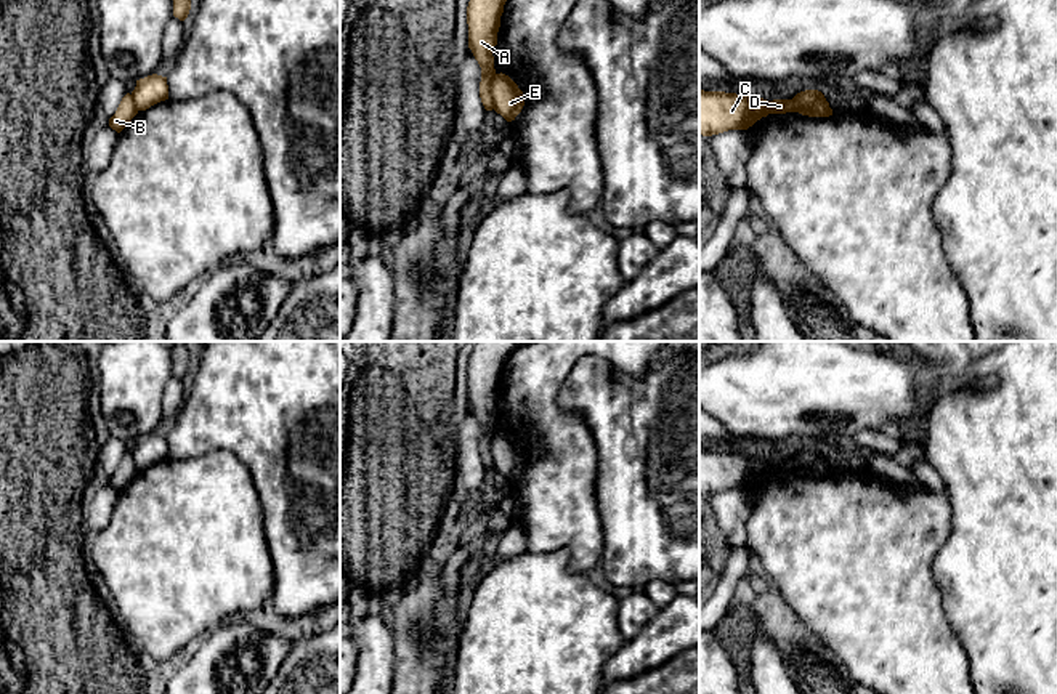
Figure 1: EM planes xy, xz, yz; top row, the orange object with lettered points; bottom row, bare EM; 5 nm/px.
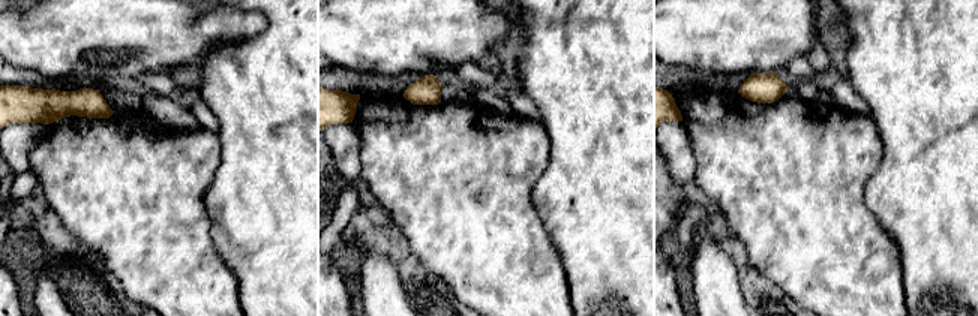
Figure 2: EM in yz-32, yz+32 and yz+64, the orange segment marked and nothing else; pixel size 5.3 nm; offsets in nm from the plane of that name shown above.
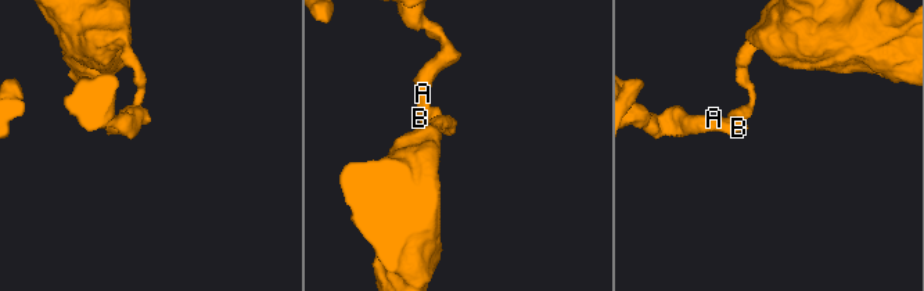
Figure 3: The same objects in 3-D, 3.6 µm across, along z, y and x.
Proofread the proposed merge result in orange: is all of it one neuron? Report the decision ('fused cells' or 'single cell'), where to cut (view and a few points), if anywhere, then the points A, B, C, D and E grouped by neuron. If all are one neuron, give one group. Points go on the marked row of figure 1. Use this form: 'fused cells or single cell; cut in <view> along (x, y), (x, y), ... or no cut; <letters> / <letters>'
fused cells; cut in xz along (496, 74), (491, 84), (493, 108); A B C D / E

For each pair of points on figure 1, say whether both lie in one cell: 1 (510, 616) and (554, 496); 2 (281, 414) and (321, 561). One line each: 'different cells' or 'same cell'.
1: different cells
2: same cell

